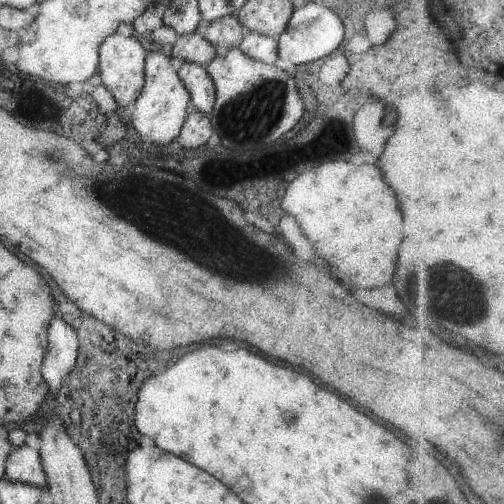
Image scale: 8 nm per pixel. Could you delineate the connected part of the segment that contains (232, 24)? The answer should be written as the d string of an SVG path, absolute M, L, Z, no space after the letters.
M235 15L223 16L209 23L203 37L218 51L238 48L245 29L236 19Z

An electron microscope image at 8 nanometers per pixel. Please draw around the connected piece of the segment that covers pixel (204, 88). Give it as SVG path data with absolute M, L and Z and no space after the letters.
M183 61L176 72L189 94L190 109L207 114L215 100L215 88L206 65Z

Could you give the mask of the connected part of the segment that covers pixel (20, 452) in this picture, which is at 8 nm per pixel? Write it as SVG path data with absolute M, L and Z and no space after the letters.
M26 444L14 447L6 456L3 478L9 482L23 482L39 488L43 486L43 490L46 490L46 478L39 450Z

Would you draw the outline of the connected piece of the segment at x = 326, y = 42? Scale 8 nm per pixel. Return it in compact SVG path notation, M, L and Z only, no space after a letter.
M323 2L296 3L287 26L277 38L278 57L290 62L291 66L297 66L333 54L343 40L343 24Z

